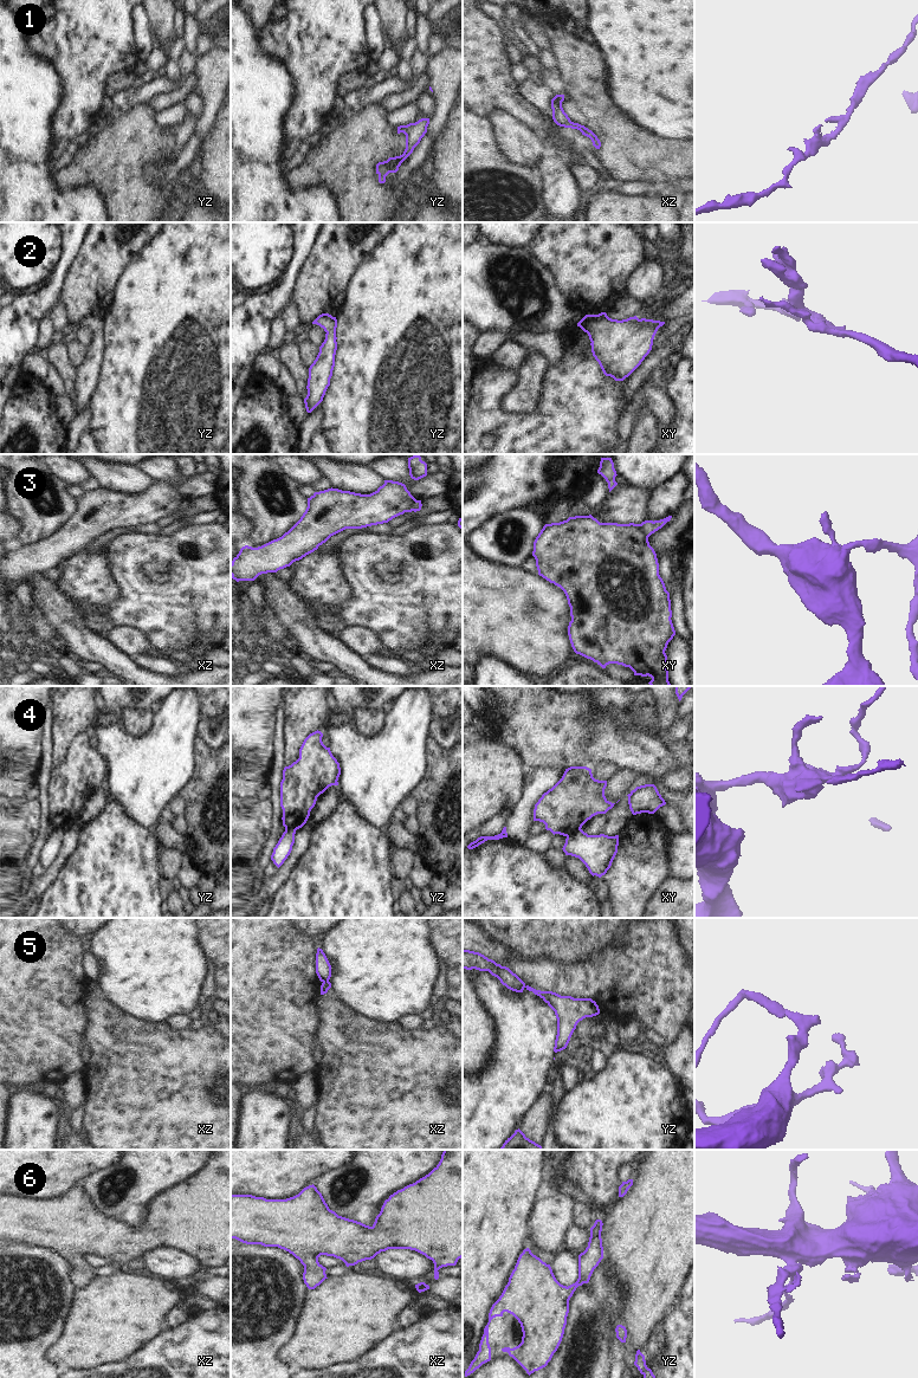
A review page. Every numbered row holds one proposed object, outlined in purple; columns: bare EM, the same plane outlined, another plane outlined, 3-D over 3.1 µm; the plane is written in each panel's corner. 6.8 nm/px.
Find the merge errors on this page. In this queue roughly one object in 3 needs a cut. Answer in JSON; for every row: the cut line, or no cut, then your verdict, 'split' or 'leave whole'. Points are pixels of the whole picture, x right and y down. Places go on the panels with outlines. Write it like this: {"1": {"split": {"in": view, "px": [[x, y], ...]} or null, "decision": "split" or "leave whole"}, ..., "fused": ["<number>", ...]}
{"1": {"split": null, "decision": "leave whole"}, "2": {"split": null, "decision": "leave whole"}, "3": {"split": {"in": "xz", "px": [[415, 499], [406, 511]]}, "decision": "split"}, "4": {"split": {"in": "xy", "px": [[580, 828], [567, 836]]}, "decision": "split"}, "5": {"split": {"in": "xz", "px": [[328, 979], [323, 982]]}, "decision": "split"}, "6": {"split": null, "decision": "leave whole"}, "fused": ["3", "4", "5"]}

